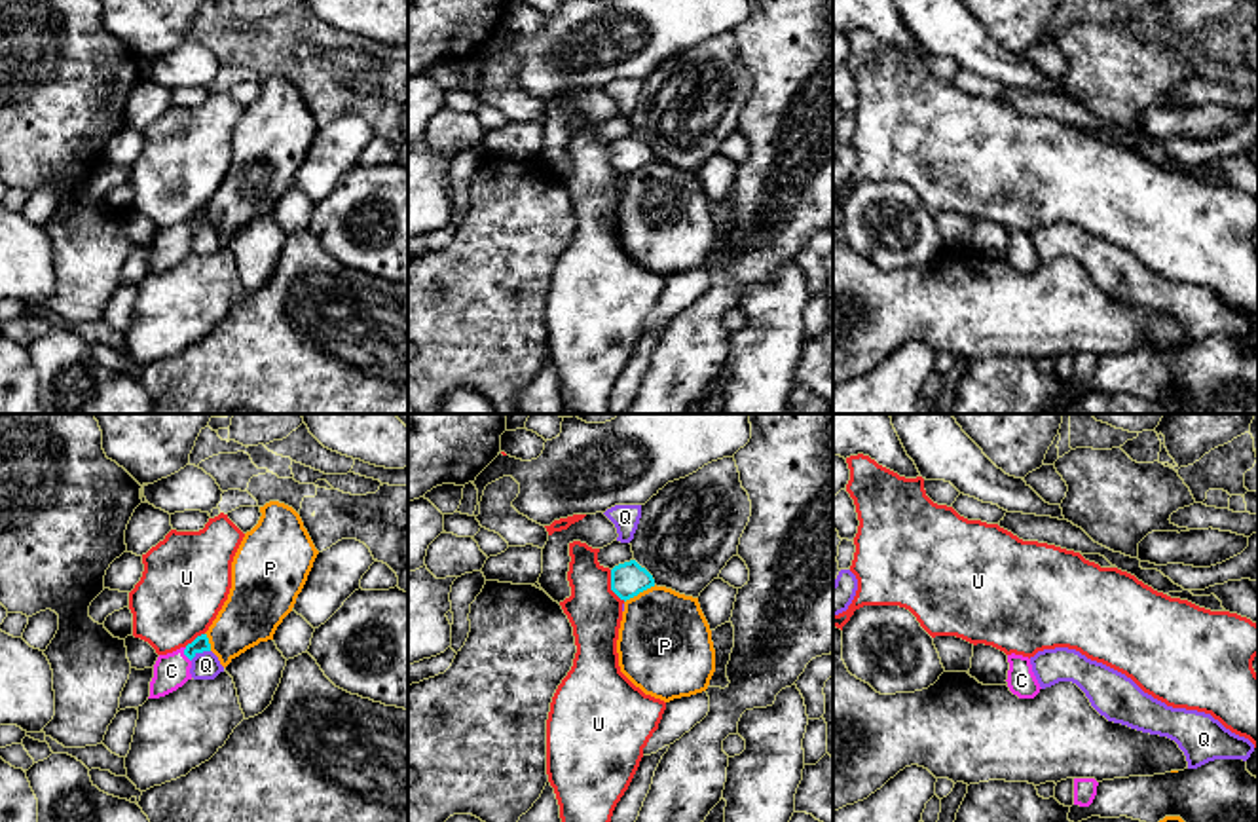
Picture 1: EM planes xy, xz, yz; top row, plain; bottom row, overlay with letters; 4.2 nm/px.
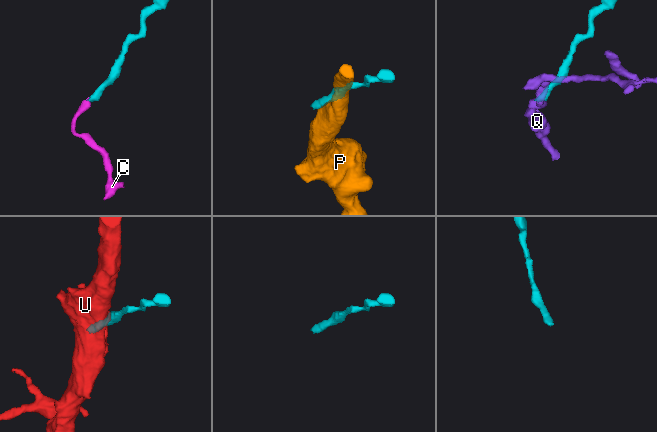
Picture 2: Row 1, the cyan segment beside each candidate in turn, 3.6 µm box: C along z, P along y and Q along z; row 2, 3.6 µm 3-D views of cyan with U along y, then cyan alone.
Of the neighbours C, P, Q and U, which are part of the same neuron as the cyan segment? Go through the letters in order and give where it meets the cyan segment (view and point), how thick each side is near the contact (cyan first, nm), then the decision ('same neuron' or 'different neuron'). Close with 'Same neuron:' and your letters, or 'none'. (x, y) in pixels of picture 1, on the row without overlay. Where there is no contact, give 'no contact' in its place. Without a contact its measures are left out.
C: meets cyan in xy at (186, 230); 70 nm thick on the cyan side, 150 nm on the other; same neuron
P: meets cyan in xz at (640, 166); 150 nm thick on the cyan side, 400 nm on the other; different neuron
Q: meets cyan in xy at (200, 226); 70 nm thick on the cyan side, 120 nm on the other; different neuron
U: meets cyan in xz at (611, 162); 150 nm thick on the cyan side, 220 nm on the other; different neuron
Same neuron: C

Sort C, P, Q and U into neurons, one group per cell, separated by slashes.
C / P / Q / U

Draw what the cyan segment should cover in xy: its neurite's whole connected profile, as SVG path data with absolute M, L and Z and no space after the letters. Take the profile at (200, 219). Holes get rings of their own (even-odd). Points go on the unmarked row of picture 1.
M207 209L197 211L186 222L180 222L167 230L159 230L154 239L154 252L150 256L148 273L165 271L182 262L188 254L192 254L192 234L203 226L211 226Z

